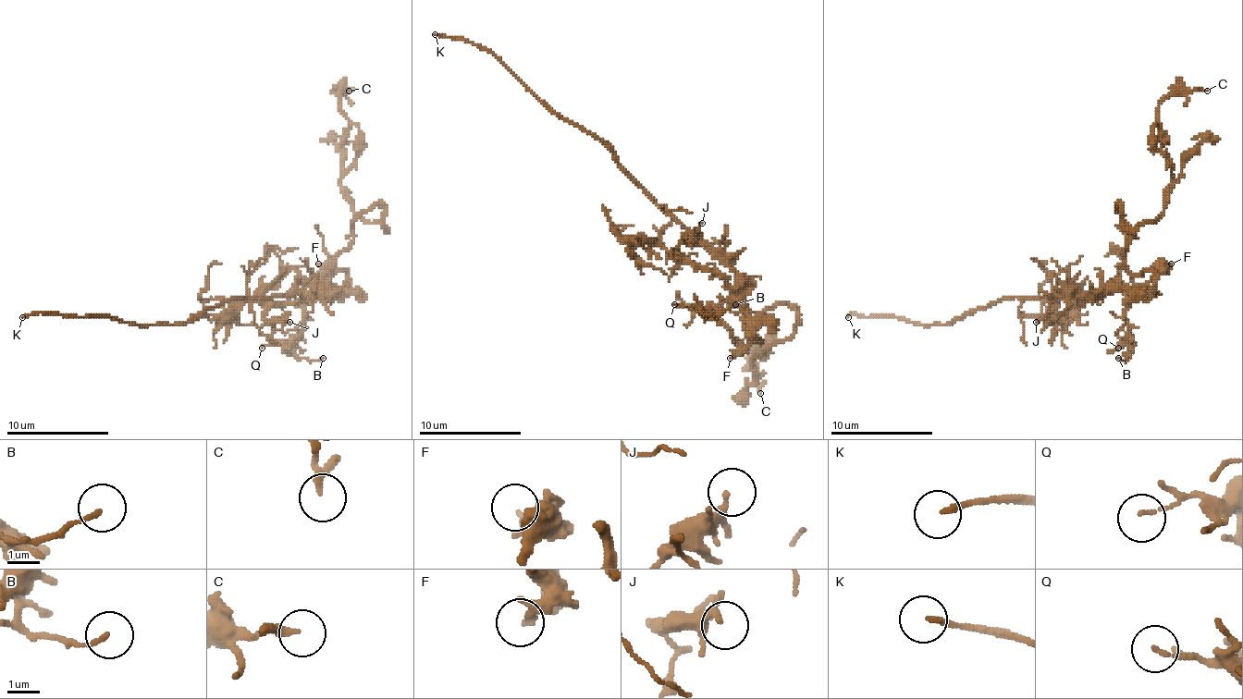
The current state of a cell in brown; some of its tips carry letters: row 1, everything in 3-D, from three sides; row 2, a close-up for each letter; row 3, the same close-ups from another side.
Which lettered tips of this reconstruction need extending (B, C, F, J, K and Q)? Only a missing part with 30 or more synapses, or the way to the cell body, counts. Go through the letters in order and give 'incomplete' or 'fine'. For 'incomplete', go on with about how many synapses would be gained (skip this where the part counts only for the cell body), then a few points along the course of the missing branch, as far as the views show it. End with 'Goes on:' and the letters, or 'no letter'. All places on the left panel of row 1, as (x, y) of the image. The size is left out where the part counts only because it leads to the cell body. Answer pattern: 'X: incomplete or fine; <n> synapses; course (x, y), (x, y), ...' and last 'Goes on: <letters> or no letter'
B: fine
C: fine
F: fine
J: fine
K: incomplete
Q: fine
Goes on: K

